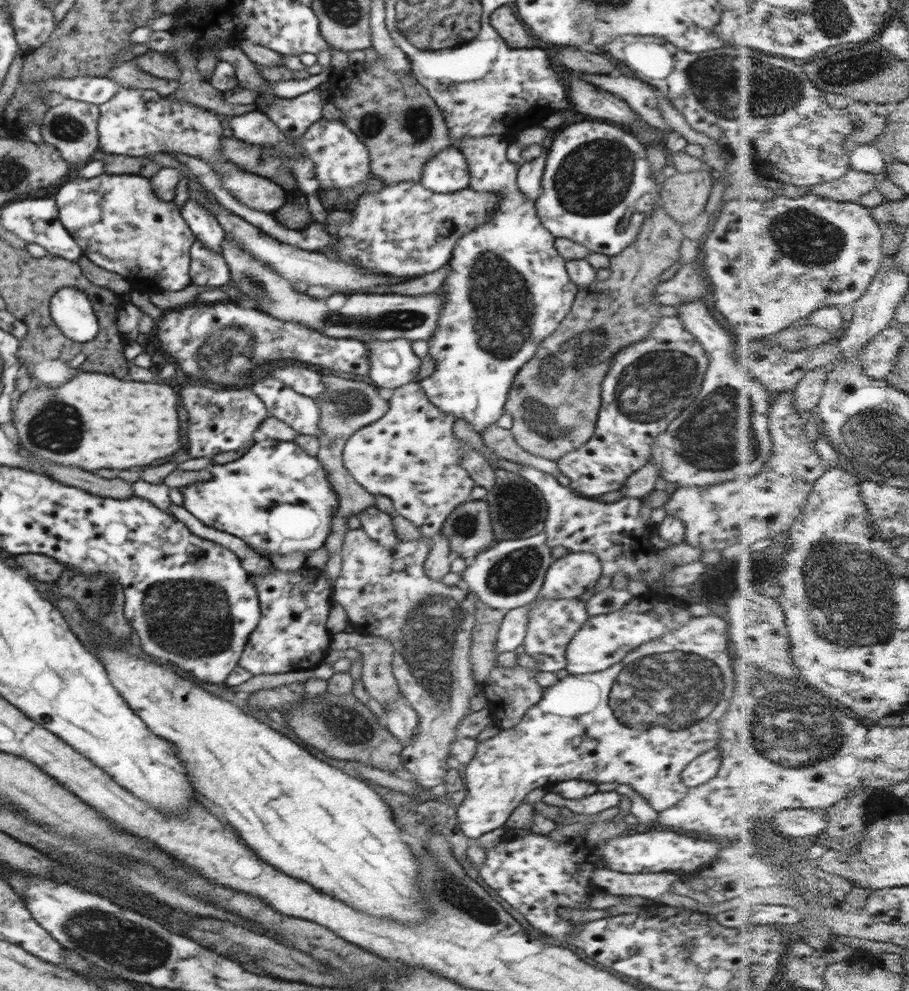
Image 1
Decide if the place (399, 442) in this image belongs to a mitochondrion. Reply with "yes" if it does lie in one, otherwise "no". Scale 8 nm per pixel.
no

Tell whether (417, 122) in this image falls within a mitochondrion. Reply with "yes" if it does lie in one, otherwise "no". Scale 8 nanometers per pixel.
yes

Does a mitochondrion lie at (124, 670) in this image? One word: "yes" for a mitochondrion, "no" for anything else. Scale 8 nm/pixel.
no

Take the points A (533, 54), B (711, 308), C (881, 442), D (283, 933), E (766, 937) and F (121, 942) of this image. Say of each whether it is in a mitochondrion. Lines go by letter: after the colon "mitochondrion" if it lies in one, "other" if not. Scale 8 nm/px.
A: other
B: other
C: mitochondrion
D: mitochondrion
E: other
F: mitochondrion

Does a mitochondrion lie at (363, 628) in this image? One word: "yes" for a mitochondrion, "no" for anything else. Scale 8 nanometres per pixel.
no

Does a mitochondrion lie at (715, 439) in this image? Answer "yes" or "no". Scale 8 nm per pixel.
yes

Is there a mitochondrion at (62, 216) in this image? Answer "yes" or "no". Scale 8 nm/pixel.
no

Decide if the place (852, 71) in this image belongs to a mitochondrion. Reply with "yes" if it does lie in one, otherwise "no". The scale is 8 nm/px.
yes

